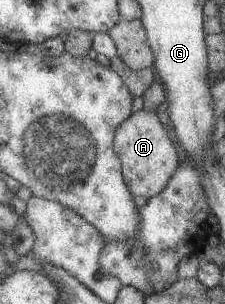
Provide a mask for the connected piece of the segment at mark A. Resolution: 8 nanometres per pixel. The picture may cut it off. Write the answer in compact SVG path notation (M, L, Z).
M140 110L131 113L117 128L113 137L113 151L120 163L122 179L129 192L149 199L165 189L173 171L177 169L174 139L159 122L156 113Z

